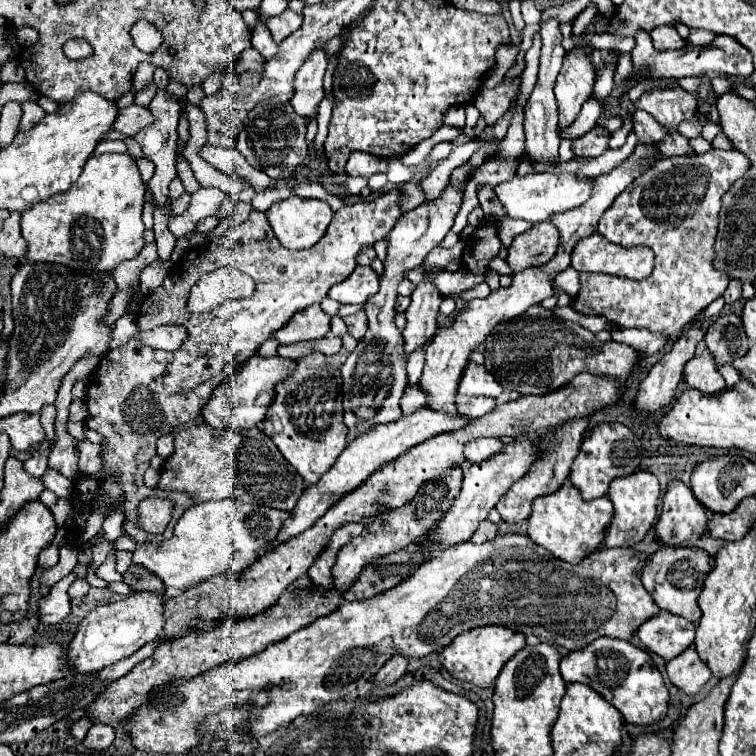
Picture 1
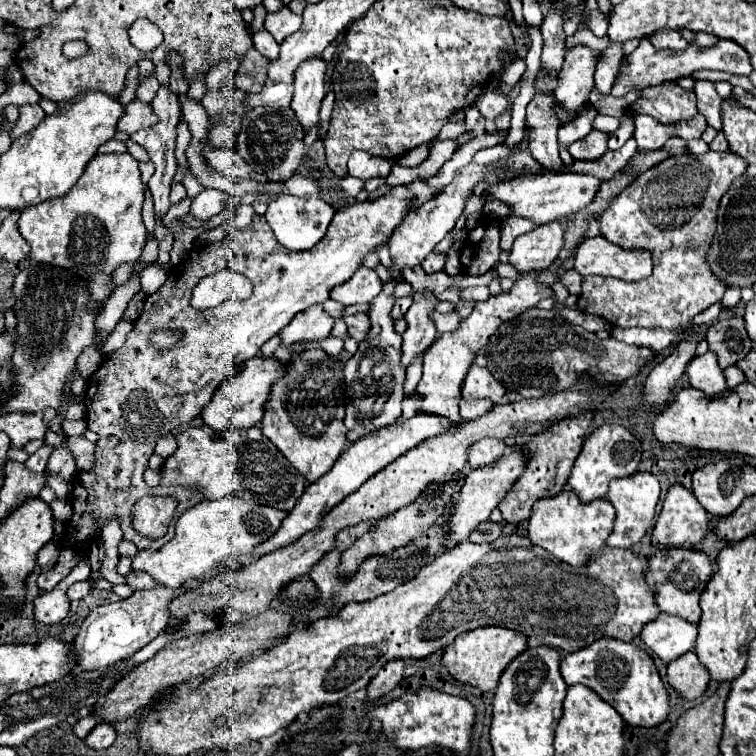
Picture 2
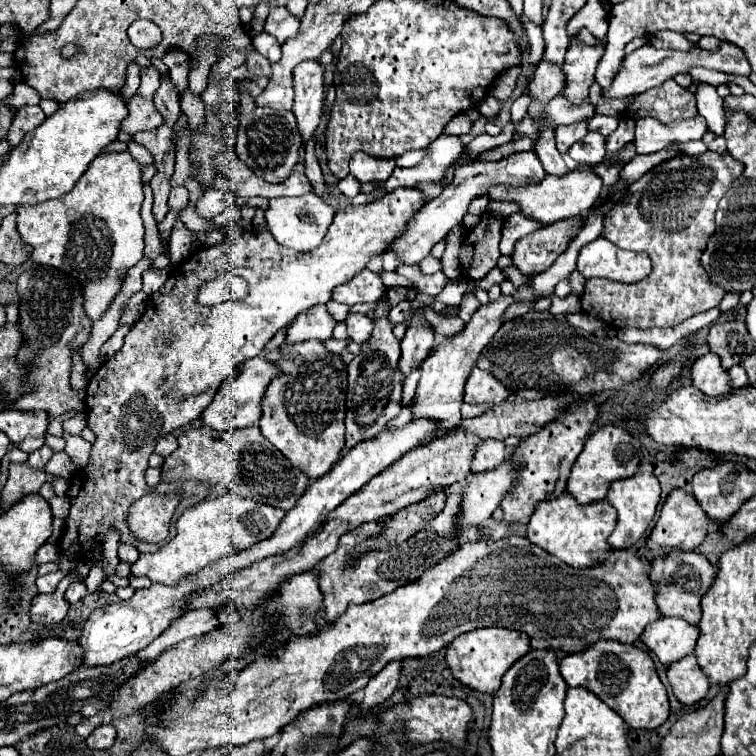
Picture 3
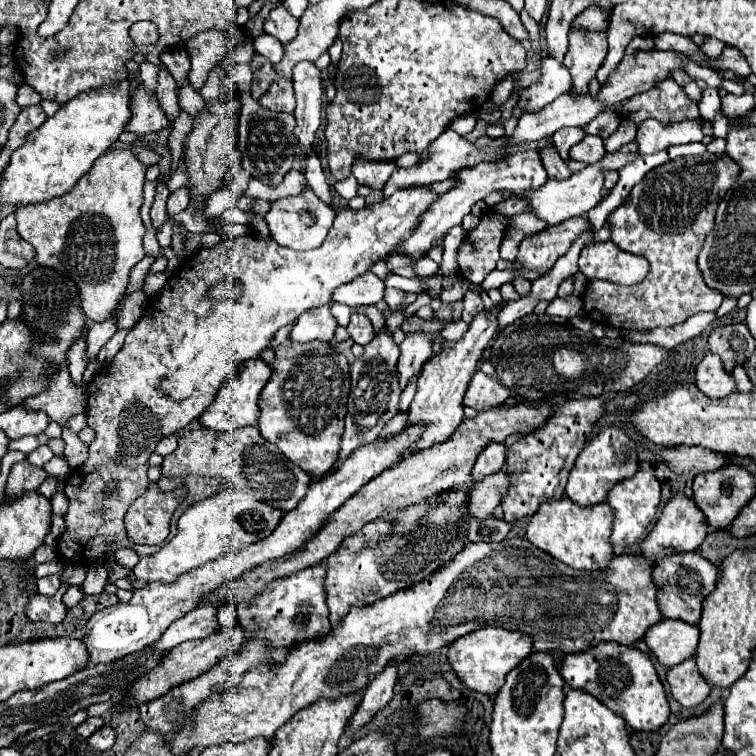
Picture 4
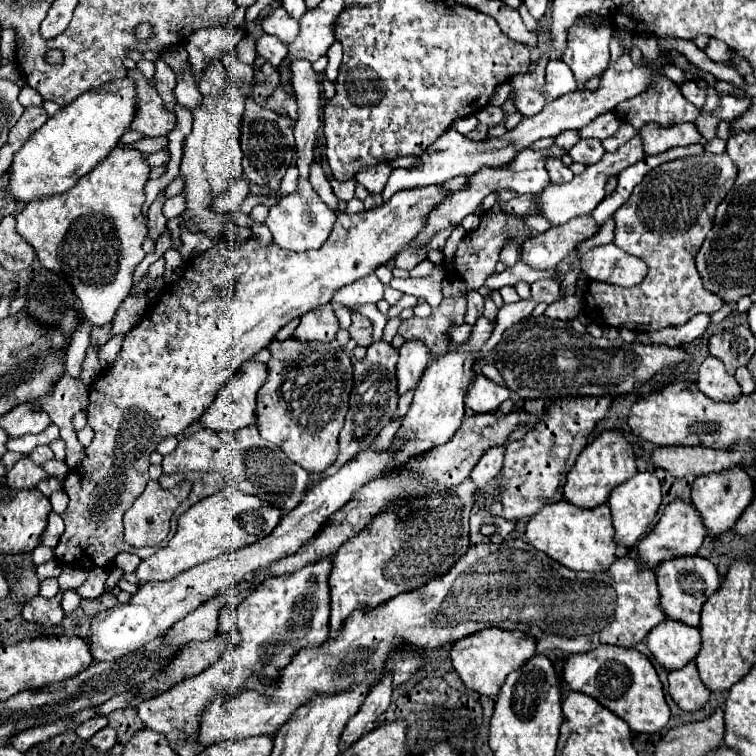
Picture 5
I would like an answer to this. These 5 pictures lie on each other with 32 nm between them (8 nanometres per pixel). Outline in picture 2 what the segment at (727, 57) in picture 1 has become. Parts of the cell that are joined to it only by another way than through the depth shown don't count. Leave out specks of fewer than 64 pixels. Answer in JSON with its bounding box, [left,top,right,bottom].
[612,36,752,96]

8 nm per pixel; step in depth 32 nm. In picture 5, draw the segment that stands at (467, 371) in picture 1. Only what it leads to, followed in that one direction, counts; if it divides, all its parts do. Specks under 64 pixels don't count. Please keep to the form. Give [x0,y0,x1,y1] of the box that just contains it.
[464,374,510,412]

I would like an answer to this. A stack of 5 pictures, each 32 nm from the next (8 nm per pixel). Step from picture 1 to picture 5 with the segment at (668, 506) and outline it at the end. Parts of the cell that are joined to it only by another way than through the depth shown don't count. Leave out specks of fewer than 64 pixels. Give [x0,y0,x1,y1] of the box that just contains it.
[638,498,708,570]

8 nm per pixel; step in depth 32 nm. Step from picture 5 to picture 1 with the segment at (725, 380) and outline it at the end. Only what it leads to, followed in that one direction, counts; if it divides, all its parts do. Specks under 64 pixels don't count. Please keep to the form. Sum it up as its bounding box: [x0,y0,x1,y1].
[682,350,726,394]

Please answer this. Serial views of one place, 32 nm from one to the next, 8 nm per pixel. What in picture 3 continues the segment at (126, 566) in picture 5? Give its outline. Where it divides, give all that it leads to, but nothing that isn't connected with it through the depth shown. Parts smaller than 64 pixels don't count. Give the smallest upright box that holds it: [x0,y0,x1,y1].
[118,544,140,564]

